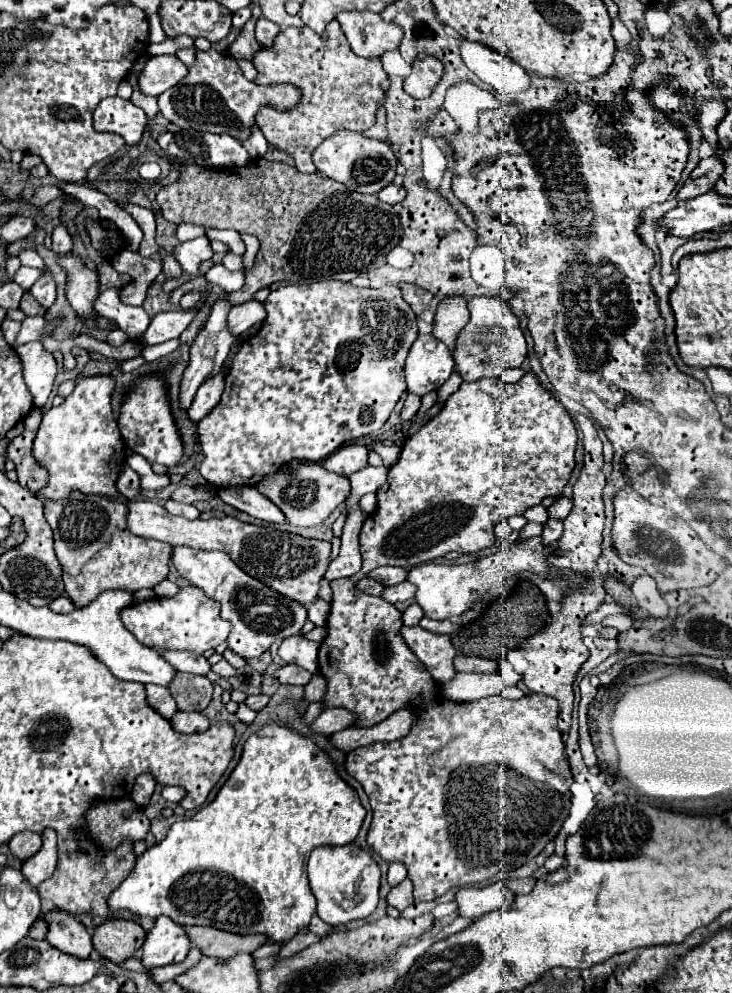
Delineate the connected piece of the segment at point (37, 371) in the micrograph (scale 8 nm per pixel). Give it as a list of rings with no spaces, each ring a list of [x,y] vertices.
[[[29,342],[17,348],[17,354],[23,360],[23,376],[27,388],[31,390],[33,404],[37,408],[43,408],[52,392],[57,374],[53,354],[45,350],[42,342]]]

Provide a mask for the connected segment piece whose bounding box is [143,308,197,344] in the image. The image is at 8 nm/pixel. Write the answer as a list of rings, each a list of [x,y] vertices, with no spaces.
[[[197,308],[193,310],[181,310],[181,312],[161,312],[157,314],[147,332],[143,334],[145,344],[159,344],[171,338],[177,338],[193,320],[193,316],[197,314]]]

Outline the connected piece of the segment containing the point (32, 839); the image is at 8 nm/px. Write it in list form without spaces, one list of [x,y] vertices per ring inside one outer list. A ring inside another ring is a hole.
[[[19,832],[9,842],[9,850],[23,862],[33,854],[37,854],[39,848],[41,848],[41,836],[37,832]]]

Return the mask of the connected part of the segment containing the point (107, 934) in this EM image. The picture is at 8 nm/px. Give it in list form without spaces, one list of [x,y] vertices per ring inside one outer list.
[[[107,920],[95,928],[93,948],[101,958],[121,964],[131,958],[145,940],[145,930],[133,920]]]

